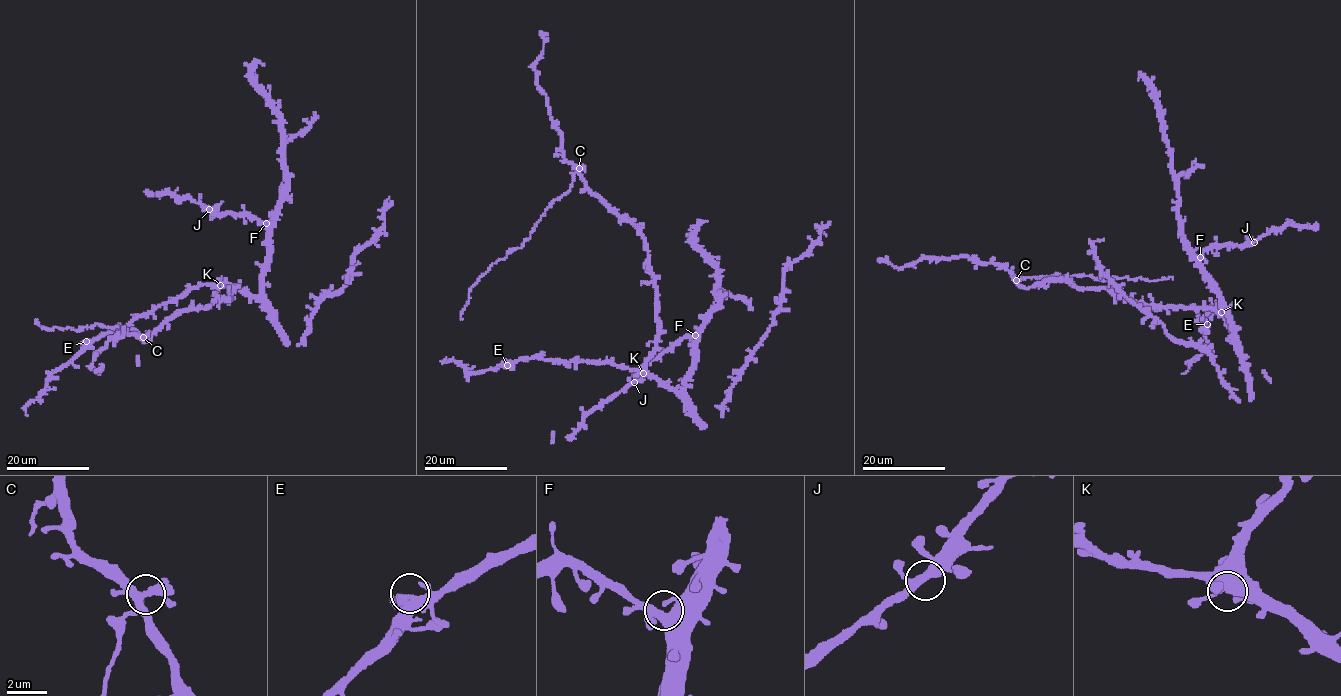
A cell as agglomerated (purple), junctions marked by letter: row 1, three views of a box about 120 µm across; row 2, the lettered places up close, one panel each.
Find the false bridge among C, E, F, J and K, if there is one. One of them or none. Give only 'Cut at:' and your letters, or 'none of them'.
Cut at: C

